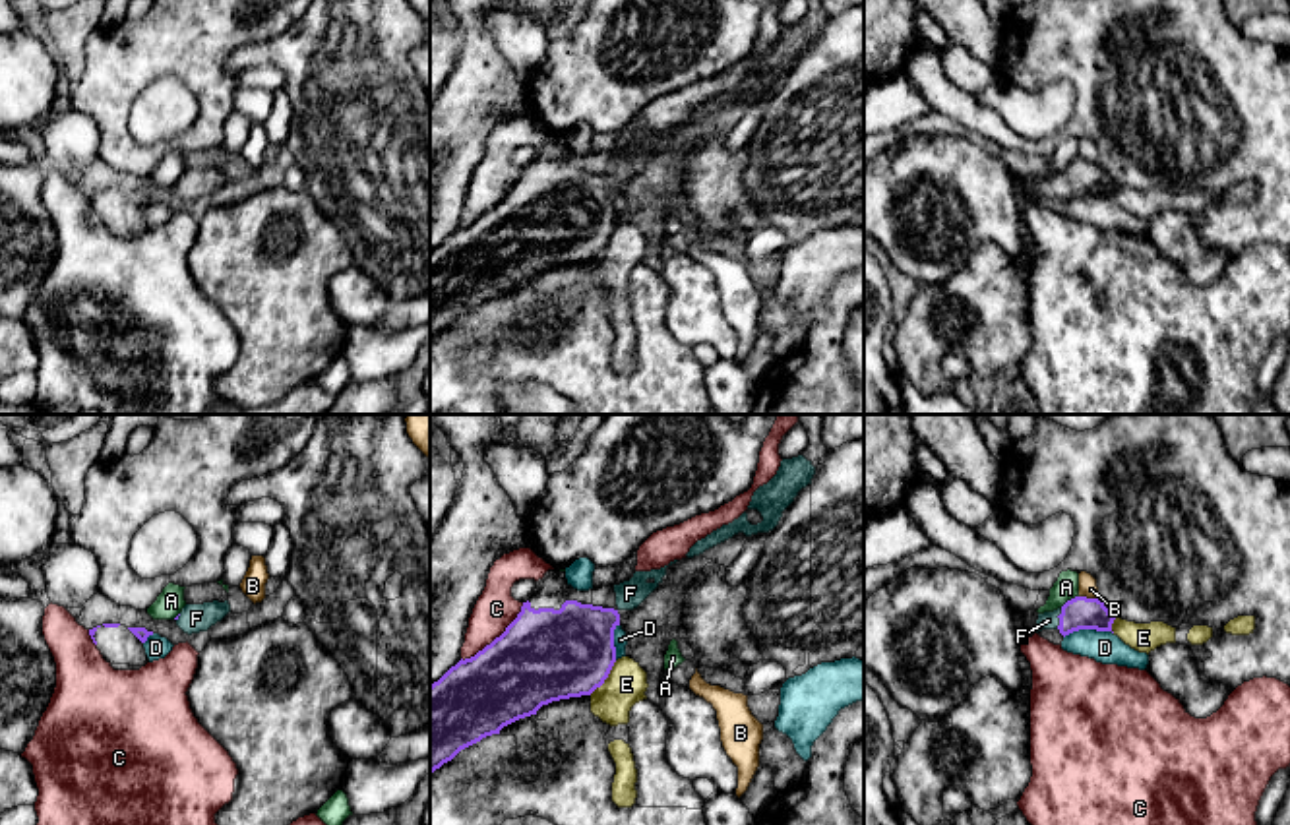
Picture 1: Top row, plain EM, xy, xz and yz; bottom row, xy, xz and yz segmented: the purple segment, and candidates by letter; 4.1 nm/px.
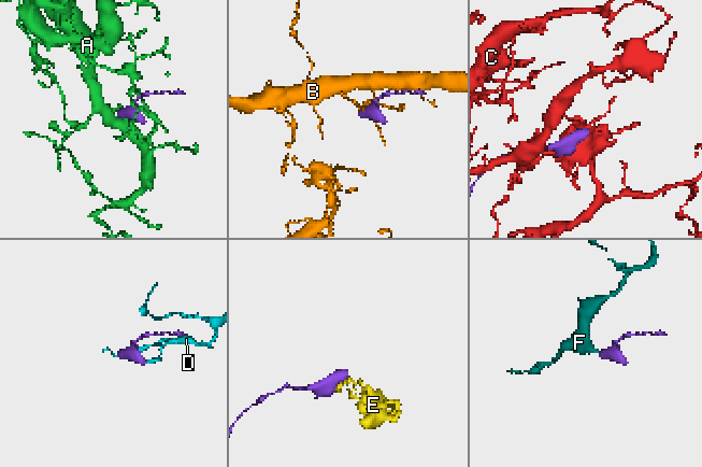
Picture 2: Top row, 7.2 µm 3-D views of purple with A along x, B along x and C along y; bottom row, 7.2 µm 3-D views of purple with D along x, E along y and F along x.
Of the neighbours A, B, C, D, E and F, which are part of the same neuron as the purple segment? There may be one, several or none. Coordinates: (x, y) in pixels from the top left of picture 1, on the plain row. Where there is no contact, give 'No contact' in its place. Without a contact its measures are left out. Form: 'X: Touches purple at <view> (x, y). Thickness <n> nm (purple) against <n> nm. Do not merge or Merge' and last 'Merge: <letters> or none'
A: Touches purple at yz (1068, 167). Thickness 140 nm (purple) against 100 nm. Do not merge
B: Touches purple at yz (1085, 163). Thickness 140 nm (purple) against 80 nm. Do not merge
C: Touches purple at xz (496, 204). Thickness 380 nm (purple) against 170 nm. Do not merge
D: Touches purple at yz (1087, 194). Thickness 140 nm (purple) against 130 nm. Do not merge
E: Touches purple at xz (607, 243). Thickness 380 nm (purple) against 170 nm. Do not merge
F: Touches purple at yz (1058, 183). Thickness 140 nm (purple) against 80 nm. Merge
Merge: F

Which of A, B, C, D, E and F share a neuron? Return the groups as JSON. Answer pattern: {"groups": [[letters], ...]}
{"groups": [["A"], ["B"], ["C"], ["D"], ["E"], ["F"]]}

